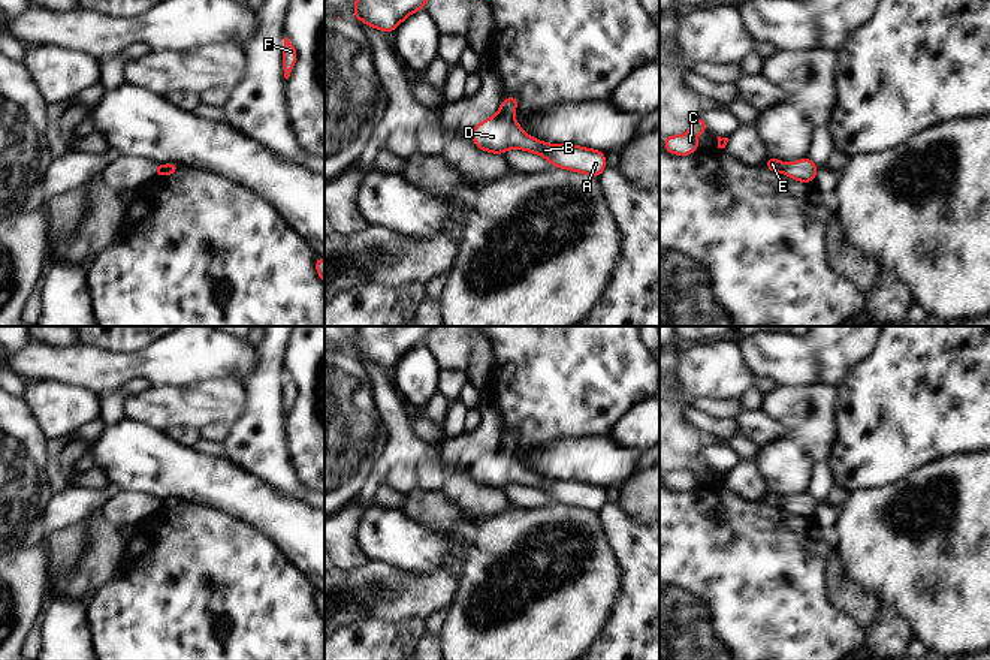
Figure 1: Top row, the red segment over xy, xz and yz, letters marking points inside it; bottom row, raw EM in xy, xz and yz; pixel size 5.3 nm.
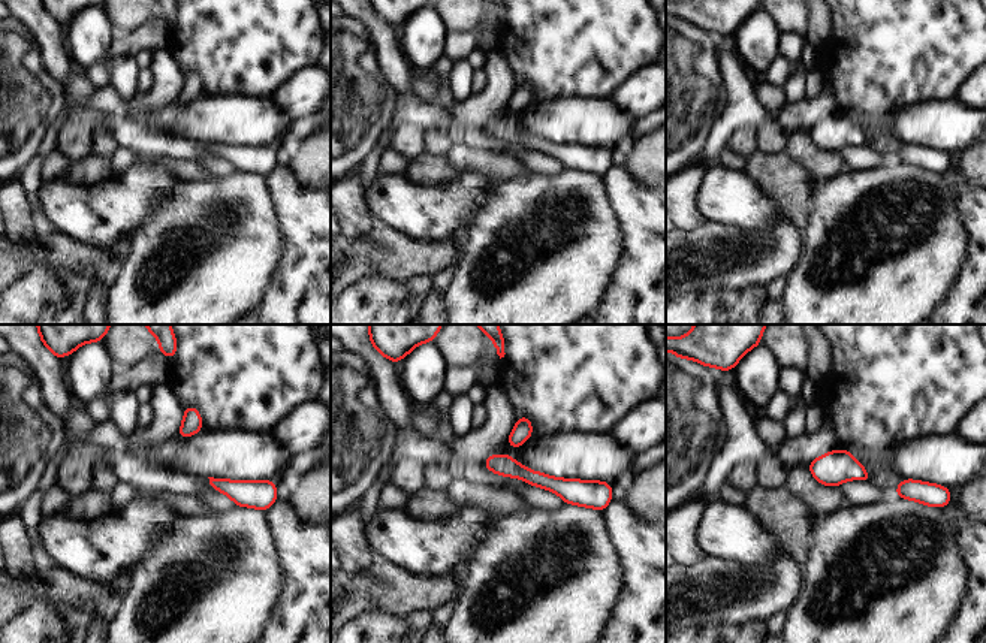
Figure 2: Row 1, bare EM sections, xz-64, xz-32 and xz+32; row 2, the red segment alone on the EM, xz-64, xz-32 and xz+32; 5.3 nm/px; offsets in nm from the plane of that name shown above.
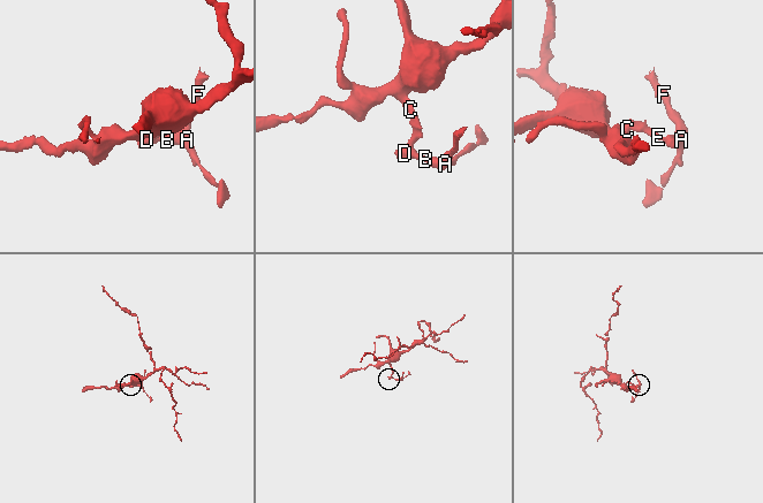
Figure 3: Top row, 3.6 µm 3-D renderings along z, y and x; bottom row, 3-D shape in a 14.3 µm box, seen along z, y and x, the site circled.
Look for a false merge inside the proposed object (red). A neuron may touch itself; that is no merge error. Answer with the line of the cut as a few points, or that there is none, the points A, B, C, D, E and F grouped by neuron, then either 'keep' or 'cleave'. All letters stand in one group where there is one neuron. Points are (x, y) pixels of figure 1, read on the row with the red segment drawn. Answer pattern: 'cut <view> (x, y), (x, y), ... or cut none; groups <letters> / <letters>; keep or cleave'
cut none; groups A B C D E F; keep

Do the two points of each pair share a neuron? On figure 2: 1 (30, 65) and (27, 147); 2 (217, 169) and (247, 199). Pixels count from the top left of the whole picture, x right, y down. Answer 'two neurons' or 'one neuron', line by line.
1: one neuron
2: two neurons

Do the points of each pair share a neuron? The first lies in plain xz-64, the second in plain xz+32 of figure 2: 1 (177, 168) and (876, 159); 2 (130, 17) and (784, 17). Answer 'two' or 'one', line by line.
1: two
2: one

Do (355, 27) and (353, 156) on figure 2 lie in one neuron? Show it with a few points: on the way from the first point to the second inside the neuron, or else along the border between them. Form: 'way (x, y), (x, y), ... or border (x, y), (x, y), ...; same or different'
way (355, 59), (353, 124); same

